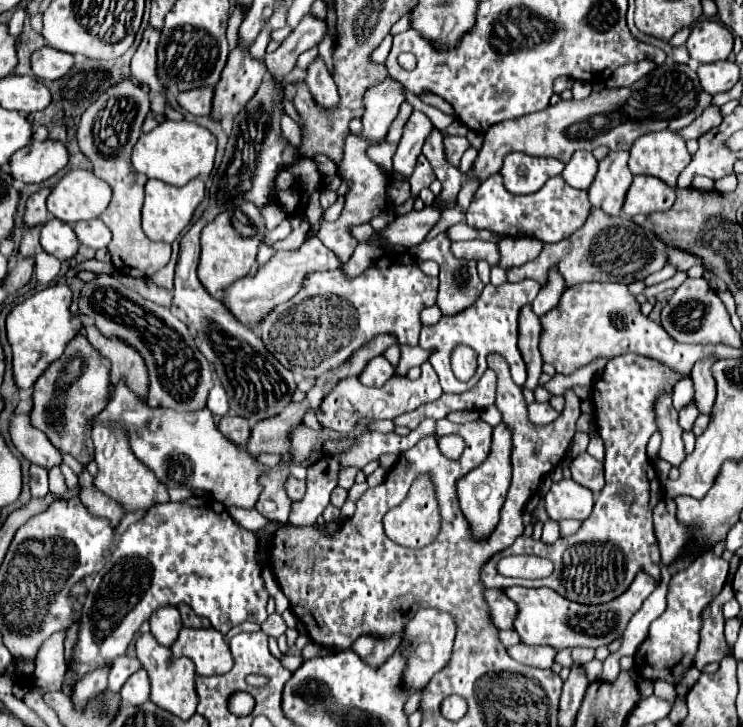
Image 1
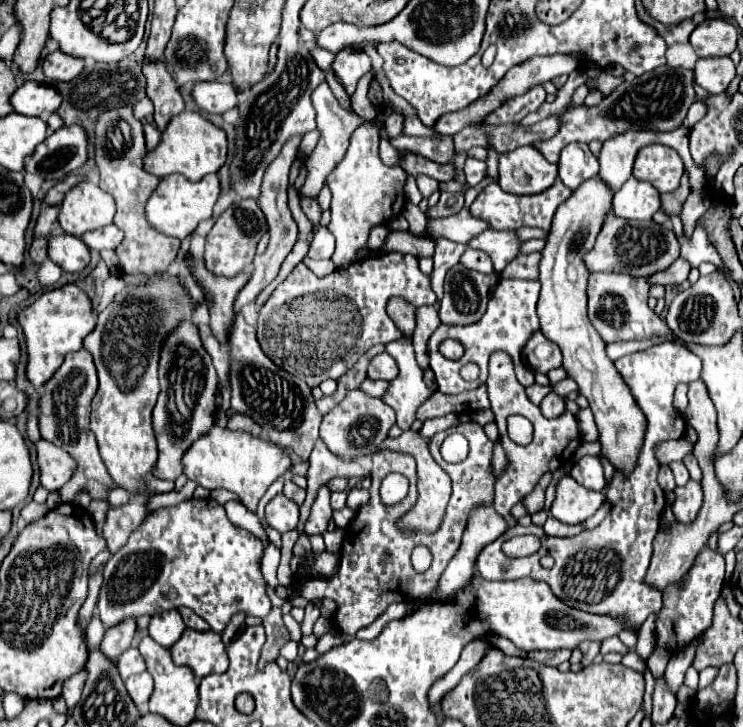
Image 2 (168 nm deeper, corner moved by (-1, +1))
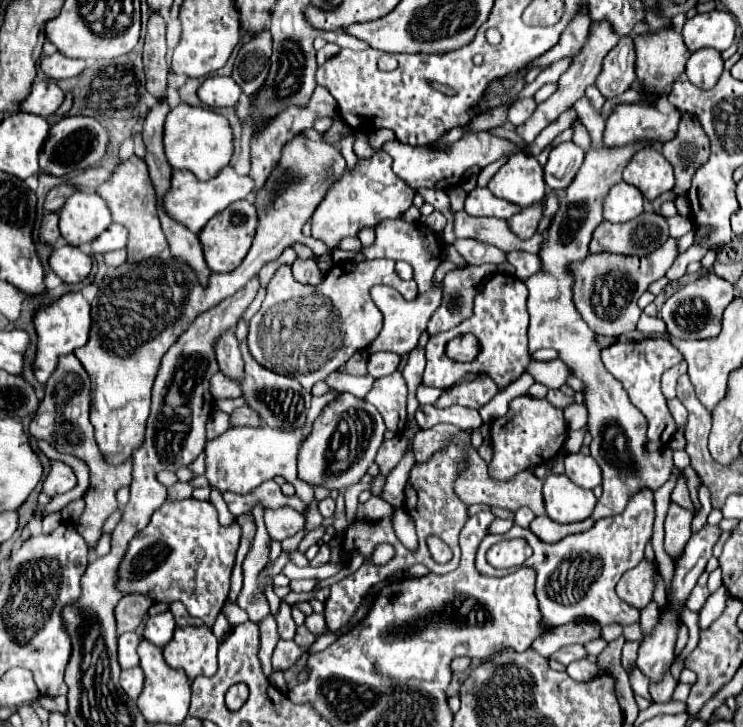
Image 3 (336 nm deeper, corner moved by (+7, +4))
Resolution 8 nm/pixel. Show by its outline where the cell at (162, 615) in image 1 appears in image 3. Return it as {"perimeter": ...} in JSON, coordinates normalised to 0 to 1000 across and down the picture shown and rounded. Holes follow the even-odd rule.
{"perimeter":[[[225,839],[219,845],[211,845],[211,847],[198,850],[192,875],[201,883],[206,883],[209,889],[219,891],[233,878],[233,869],[236,869],[236,853],[233,853],[233,845]]]}

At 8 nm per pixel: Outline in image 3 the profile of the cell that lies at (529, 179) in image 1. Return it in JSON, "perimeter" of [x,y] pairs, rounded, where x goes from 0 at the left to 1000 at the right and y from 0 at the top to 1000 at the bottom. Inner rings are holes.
{"perimeter":[[[690,212],[661,245],[658,261],[672,272],[709,286],[734,270],[731,228],[720,215]]]}

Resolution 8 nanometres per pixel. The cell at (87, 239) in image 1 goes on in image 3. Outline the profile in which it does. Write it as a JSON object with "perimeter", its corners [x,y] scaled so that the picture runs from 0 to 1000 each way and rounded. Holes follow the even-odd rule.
{"perimeter":[[[149,308],[139,322],[133,322],[125,333],[122,333],[122,344],[131,349],[147,347],[147,344],[160,344],[168,341],[171,336],[171,316],[160,308]]]}

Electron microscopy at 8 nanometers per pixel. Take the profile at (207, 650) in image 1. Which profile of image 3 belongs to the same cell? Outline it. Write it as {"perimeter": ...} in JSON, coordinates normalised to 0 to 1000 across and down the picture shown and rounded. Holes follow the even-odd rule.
{"perimeter":[[[252,861],[236,867],[233,880],[219,891],[219,902],[230,919],[249,922],[260,935],[292,924],[292,889],[295,883],[279,861]]]}

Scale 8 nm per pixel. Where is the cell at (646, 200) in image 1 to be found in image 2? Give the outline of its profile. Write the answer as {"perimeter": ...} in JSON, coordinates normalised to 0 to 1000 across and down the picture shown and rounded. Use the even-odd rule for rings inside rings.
{"perimeter":[[[849,243],[825,271],[825,293],[836,301],[876,301],[890,285],[890,274],[884,260],[876,252],[857,249]]]}

